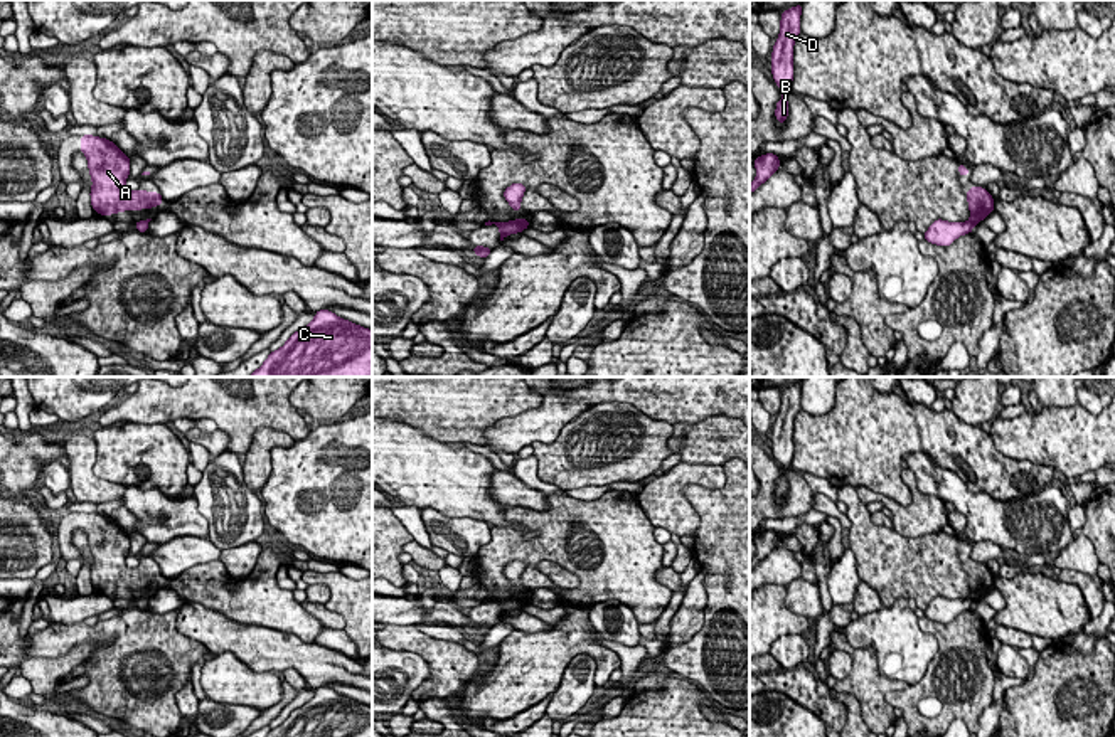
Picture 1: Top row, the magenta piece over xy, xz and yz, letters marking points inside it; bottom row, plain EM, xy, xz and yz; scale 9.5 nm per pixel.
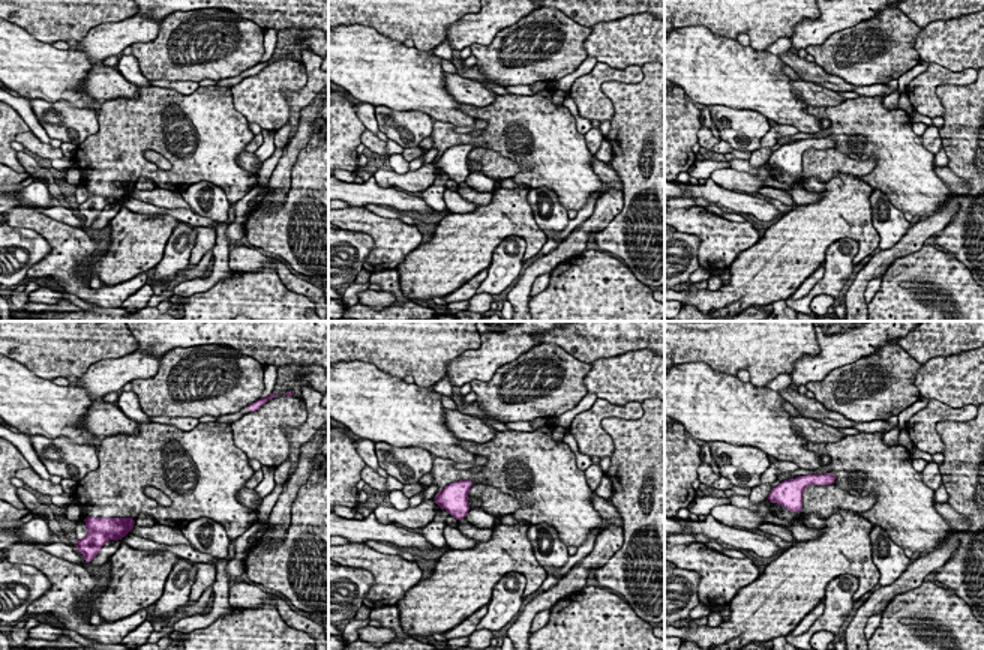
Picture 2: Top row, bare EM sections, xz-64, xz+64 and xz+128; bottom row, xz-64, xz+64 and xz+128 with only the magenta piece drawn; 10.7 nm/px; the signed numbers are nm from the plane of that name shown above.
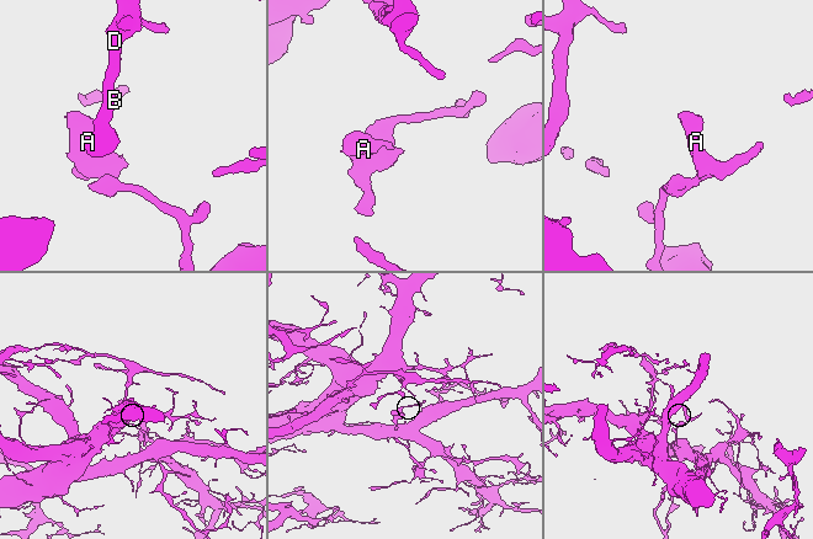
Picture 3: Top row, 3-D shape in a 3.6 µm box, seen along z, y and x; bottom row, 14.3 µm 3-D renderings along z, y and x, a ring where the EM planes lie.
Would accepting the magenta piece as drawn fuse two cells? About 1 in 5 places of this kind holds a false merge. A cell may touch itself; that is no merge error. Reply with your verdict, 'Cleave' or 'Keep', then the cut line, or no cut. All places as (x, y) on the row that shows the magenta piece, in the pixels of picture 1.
Cleave. Split along yz (969, 221), (972, 226)

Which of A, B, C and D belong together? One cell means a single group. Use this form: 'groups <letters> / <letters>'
groups A / B C D

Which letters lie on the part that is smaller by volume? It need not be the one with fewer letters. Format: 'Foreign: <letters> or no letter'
Foreign: A

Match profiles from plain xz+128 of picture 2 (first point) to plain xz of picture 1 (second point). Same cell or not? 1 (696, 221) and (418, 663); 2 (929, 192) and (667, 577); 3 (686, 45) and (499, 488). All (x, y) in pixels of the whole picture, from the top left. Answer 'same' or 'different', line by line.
1: different
2: different
3: different

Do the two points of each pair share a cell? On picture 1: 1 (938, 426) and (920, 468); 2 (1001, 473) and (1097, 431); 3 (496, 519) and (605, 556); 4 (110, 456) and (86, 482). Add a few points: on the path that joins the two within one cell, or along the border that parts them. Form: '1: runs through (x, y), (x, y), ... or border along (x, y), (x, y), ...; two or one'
1: border along (908, 453), (925, 451), (959, 477); two
2: border along (994, 443), (1008, 456), (1046, 463), (1055, 468); two
3: border along (507, 507), (504, 512), (507, 524), (492, 527); two
4: border along (91, 438), (95, 441), (95, 473), (127, 487); two

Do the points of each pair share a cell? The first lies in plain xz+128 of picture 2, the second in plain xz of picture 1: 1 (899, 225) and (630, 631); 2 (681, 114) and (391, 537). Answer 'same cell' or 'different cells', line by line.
1: same cell
2: same cell

